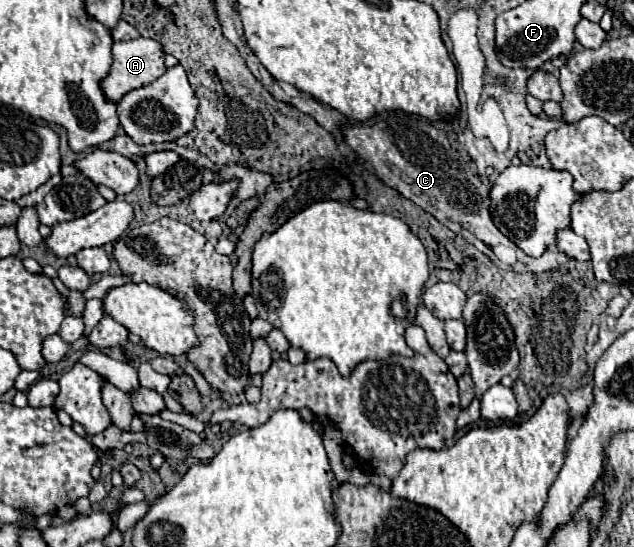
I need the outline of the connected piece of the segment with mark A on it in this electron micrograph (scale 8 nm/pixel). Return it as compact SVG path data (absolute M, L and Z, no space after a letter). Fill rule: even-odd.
M135 38L127 42L115 42L113 44L113 66L109 70L109 76L103 80L103 92L111 102L119 102L127 92L147 86L153 80L157 80L161 74L165 74L165 52L159 42L153 38Z

